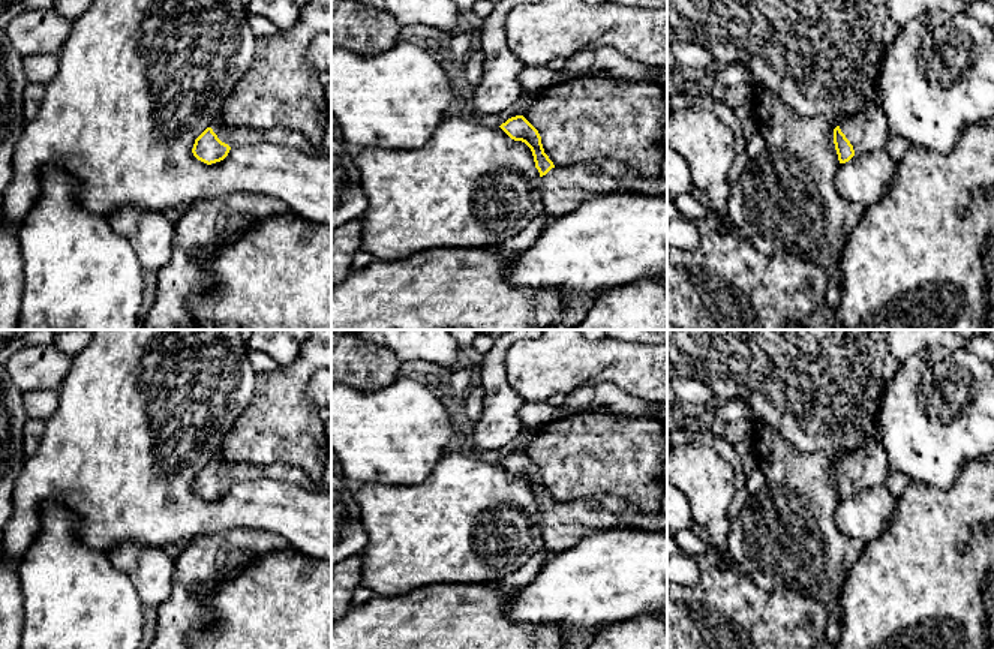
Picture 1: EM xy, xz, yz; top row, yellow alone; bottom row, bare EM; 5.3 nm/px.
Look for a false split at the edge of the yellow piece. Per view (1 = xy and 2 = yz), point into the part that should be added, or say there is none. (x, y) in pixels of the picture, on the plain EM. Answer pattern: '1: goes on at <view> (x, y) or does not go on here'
1: goes on at xy (239, 472)
2: goes on at yz (867, 466)

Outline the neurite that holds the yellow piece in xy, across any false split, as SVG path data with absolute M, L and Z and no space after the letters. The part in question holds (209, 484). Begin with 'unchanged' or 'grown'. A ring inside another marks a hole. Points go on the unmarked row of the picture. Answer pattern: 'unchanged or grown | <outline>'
grown | M219 453L195 475L193 492L207 499L223 496L232 483L247 483L256 478L273 478L298 484L309 492L325 490L322 483L315 484L303 471L283 463L253 466L249 463L226 463Z

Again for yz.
grown | M879 441L849 451L834 465L834 480L840 499L855 490L883 484L889 474L885 450Z

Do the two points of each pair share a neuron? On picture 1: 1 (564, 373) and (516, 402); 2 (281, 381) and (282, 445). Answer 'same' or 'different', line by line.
1: different
2: same

